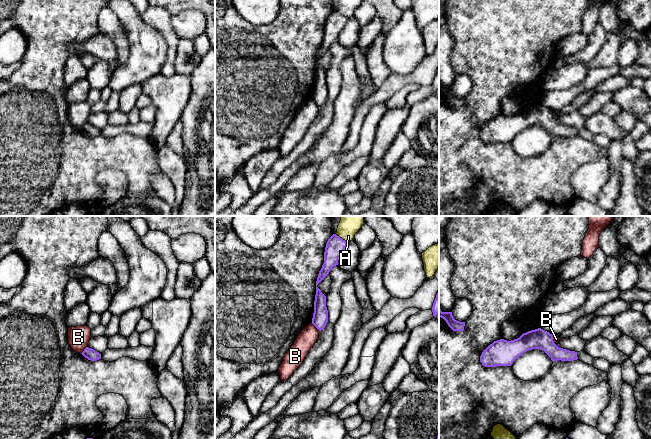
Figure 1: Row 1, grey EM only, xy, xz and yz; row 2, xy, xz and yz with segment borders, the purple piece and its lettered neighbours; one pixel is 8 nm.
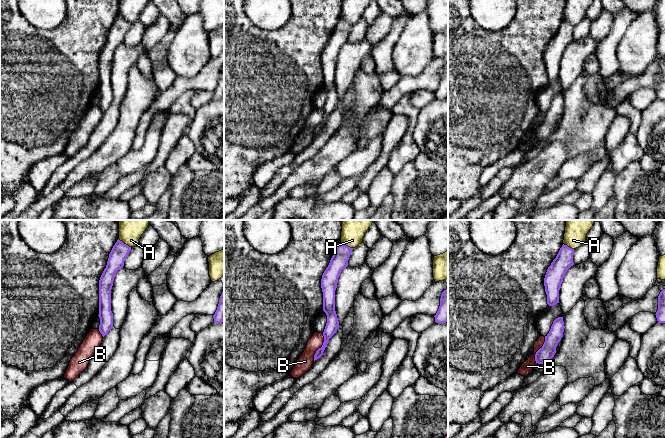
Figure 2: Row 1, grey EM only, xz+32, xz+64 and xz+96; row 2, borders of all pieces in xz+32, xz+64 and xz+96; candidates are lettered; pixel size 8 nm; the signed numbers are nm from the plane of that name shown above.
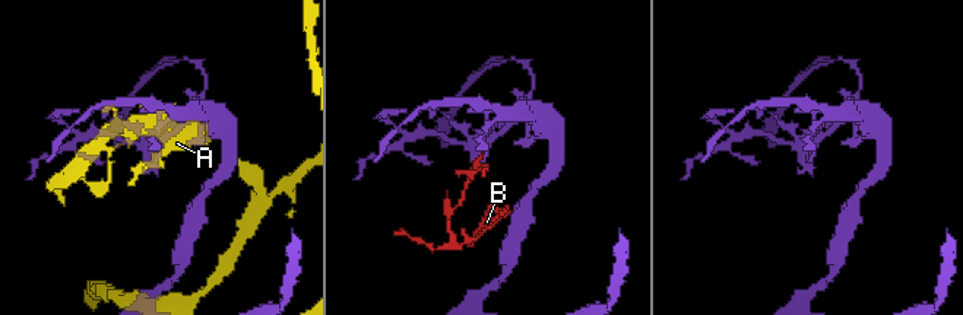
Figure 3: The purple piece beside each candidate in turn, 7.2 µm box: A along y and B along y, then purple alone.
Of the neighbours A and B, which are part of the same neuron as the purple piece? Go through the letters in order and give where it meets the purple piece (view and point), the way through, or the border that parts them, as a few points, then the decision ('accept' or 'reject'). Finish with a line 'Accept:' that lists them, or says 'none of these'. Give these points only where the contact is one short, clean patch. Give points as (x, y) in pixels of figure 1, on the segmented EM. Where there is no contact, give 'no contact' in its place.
A: meets purple in xz at (341, 238); reject
B: meets purple in xy at (84, 350); border along xy (87, 346), (80, 353); reject
Accept: none of these

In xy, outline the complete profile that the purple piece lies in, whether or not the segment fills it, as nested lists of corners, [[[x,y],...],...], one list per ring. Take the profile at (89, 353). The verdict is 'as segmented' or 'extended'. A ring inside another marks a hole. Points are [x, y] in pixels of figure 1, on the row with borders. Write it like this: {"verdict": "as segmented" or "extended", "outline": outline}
{"verdict": "as segmented", "outline": [[[86,347],[81,353],[85,358],[91,361],[96,361],[101,359],[101,354],[92,348]]]}

